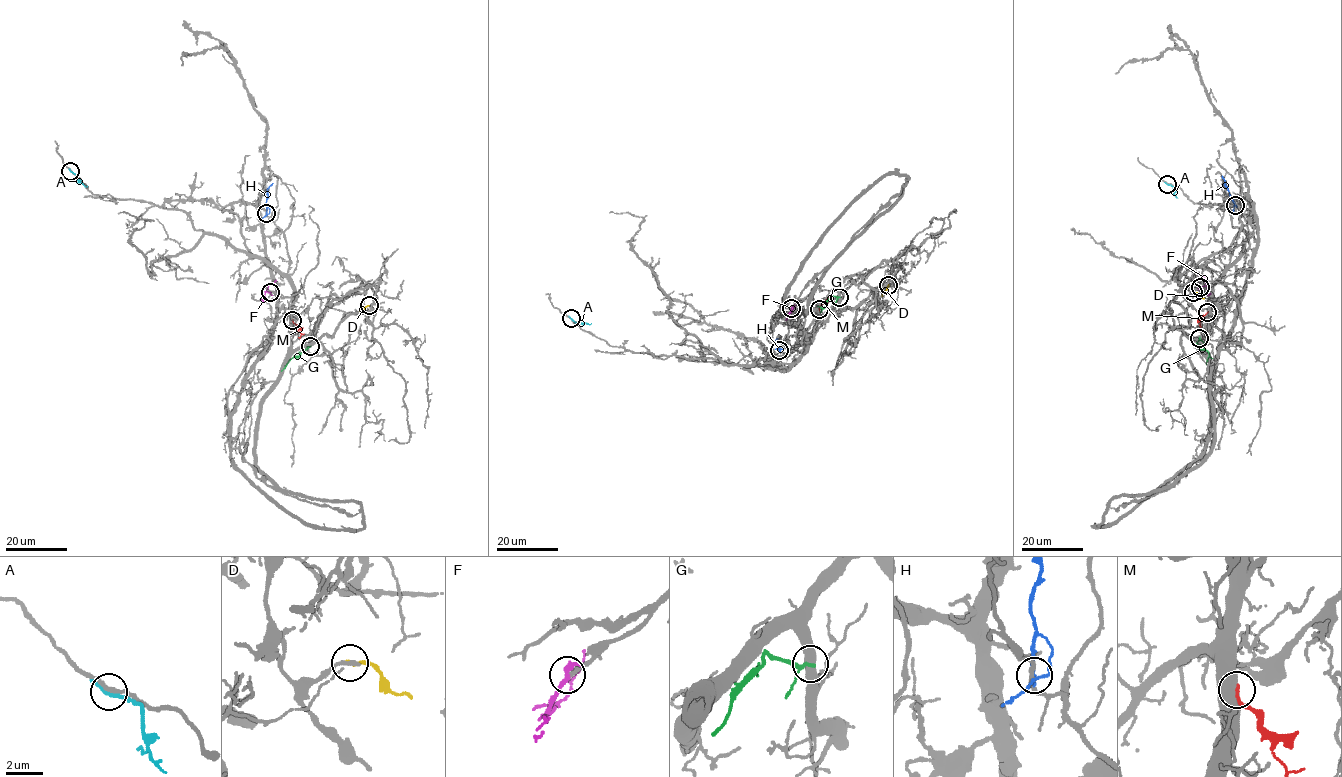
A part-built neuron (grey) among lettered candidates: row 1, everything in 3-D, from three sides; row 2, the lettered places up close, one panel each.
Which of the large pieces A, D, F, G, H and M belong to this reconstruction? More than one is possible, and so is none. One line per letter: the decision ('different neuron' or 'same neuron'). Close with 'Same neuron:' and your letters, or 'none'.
A: different neuron
D: different neuron
F: same neuron
G: different neuron
H: different neuron
M: different neuron
Same neuron: F

